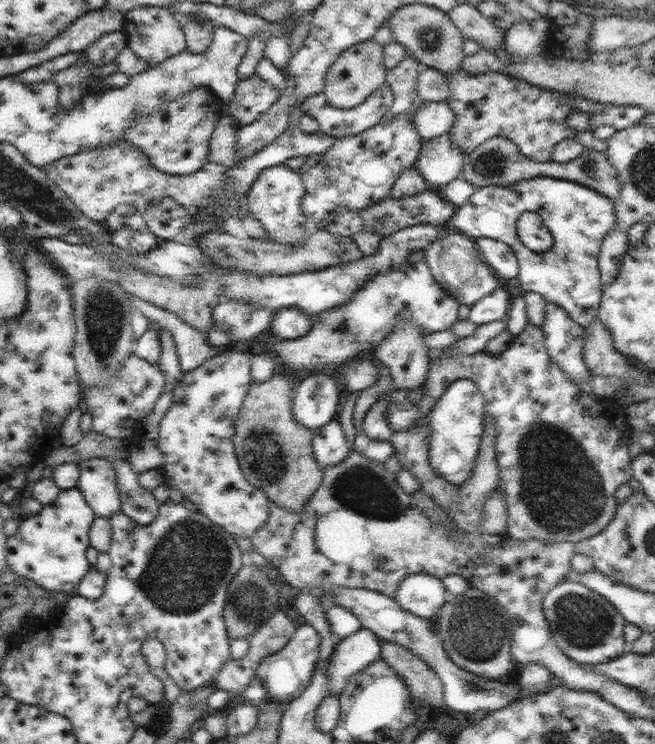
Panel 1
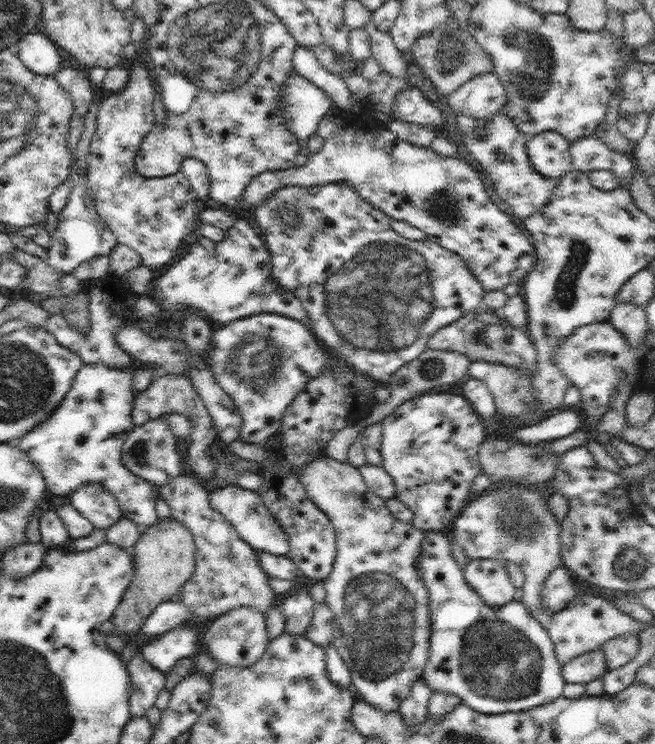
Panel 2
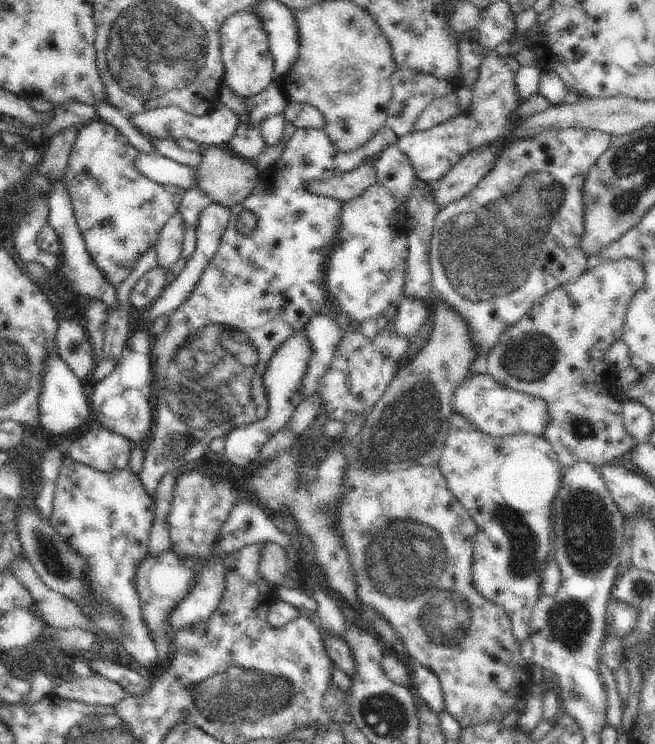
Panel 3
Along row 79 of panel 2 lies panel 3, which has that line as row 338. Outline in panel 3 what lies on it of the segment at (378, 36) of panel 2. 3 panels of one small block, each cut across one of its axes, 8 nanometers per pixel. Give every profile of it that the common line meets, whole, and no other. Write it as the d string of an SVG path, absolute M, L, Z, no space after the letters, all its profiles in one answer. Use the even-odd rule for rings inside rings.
M416 298L401 300L397 306L397 312L390 324L393 334L399 338L410 339L424 326L430 316L430 301Z

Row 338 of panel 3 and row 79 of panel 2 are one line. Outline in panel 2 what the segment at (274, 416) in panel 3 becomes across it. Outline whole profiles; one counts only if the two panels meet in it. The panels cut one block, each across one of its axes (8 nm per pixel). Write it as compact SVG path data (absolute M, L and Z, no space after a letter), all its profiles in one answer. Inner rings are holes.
M295 71L286 80L279 98L285 125L296 139L310 138L317 132L319 120L332 108L325 90L311 84Z

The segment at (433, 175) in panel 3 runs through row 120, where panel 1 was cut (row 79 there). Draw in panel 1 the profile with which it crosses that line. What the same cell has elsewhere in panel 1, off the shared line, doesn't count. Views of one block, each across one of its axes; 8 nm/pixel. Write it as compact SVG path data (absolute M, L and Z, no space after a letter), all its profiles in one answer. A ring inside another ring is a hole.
M462 69L446 74L446 79L450 87L447 103L454 111L449 133L465 154L473 152L486 140L502 135L518 146L522 156L546 162L551 159L554 146L573 139L577 133L566 121L577 108L557 91L529 86L524 80L495 71L472 75Z

